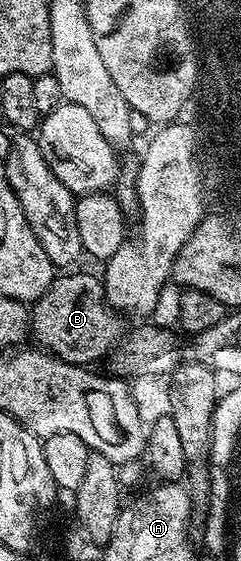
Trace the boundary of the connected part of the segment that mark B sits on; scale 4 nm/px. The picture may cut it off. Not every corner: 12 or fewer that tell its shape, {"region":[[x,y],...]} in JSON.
{"region":[[62,272],[33,303],[41,349],[89,367],[123,315],[101,277]]}

